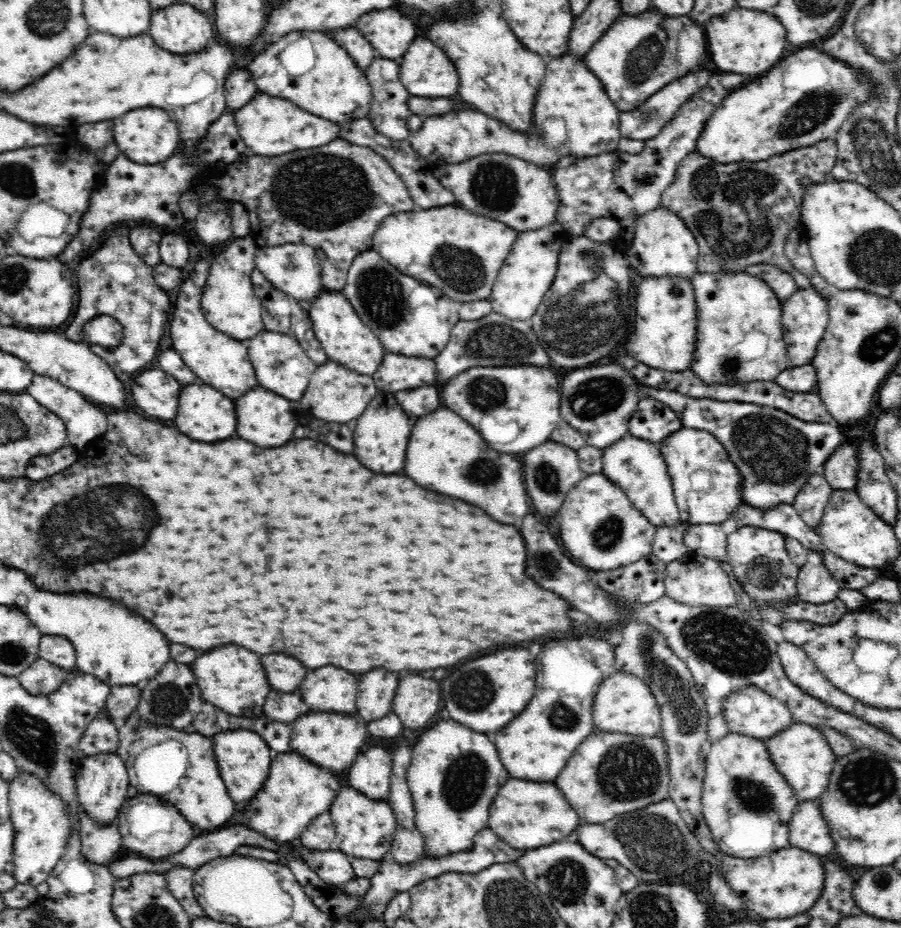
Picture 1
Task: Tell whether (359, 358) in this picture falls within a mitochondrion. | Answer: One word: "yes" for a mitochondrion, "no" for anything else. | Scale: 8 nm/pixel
no

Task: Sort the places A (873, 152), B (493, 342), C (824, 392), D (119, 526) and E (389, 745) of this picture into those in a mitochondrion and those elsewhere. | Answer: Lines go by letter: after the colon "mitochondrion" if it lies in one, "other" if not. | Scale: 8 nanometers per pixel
A: mitochondrion
B: mitochondrion
C: other
D: mitochondrion
E: other

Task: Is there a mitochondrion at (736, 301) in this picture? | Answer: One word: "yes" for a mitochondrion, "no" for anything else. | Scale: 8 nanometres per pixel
no

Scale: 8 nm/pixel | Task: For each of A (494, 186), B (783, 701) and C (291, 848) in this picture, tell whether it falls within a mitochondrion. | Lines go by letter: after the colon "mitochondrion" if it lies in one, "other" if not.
A: mitochondrion
B: other
C: other

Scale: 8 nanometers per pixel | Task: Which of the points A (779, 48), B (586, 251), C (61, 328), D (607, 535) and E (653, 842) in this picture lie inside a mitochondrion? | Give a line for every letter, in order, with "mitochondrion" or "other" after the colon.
A: other
B: mitochondrion
C: other
D: mitochondrion
E: mitochondrion

